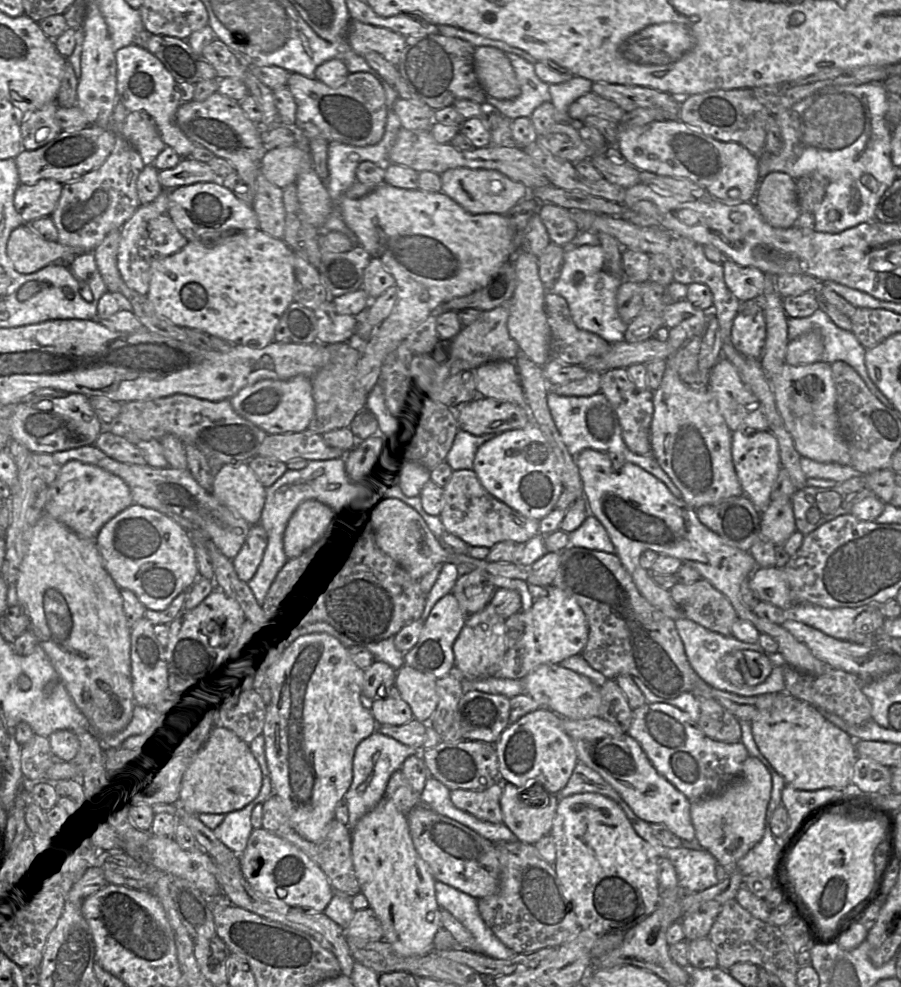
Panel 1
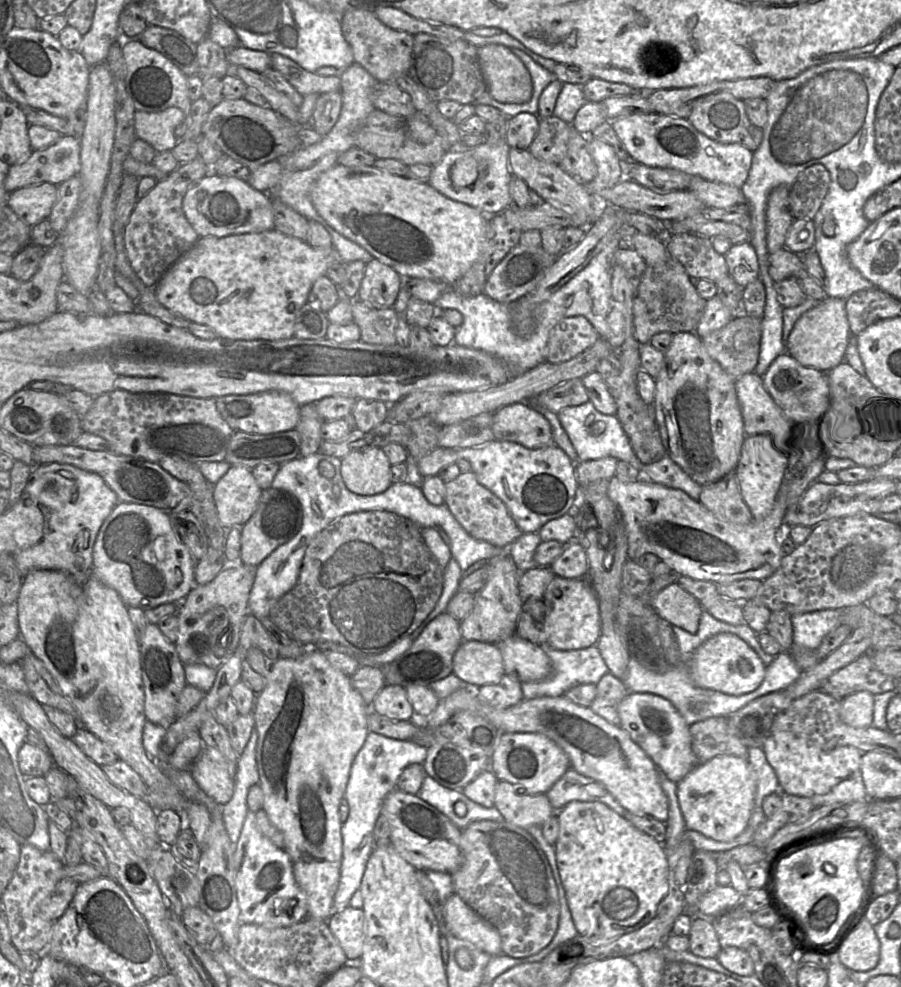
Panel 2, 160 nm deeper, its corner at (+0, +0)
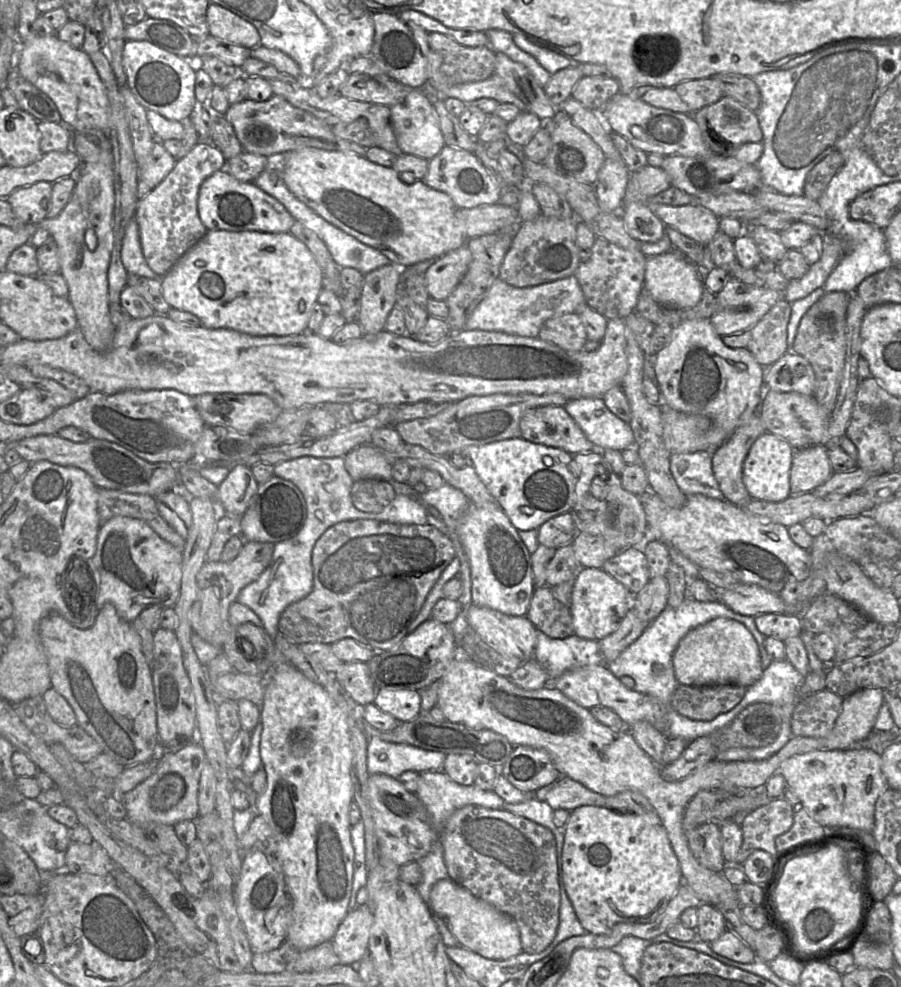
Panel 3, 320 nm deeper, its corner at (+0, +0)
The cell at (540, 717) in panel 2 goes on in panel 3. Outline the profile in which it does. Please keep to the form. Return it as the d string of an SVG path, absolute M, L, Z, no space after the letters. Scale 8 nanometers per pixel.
M458 647L457 656L452 661L452 663L450 664L449 668L445 672L445 674L441 677L440 680L437 680L437 681L439 681L437 705L442 710L442 712L443 712L443 714L445 716L445 719L447 721L449 721L449 722L452 722L452 723L464 724L464 725L466 725L466 726L468 726L470 728L492 730L492 731L494 731L496 733L499 733L499 734L503 735L504 737L506 737L507 740L514 746L529 746L529 747L533 747L533 748L544 750L550 755L550 757L551 757L551 759L553 761L553 764L555 765L556 769L560 772L561 776L567 776L567 777L569 777L569 778L571 778L571 779L573 779L573 780L575 780L577 782L580 782L581 784L583 784L584 786L586 786L590 790L592 790L592 791L594 791L596 793L599 793L599 794L601 794L603 796L614 796L614 795L616 795L616 794L618 794L620 792L623 792L623 791L629 790L629 789L639 791L642 795L644 795L649 800L649 802L651 803L651 805L655 809L655 811L656 811L656 813L657 813L657 815L659 817L660 822L662 823L662 825L664 826L664 828L667 831L667 834L668 834L668 837L670 839L670 843L671 843L672 849L673 849L675 855L677 856L677 859L678 859L679 864L680 864L680 868L681 868L681 872L682 872L682 878L683 878L683 883L688 885L695 892L696 896L699 898L701 903L707 903L707 904L710 904L710 905L712 905L714 907L716 905L718 905L718 904L721 905L722 907L742 907L743 905L741 905L741 903L739 901L737 888L734 885L732 885L725 878L725 876L722 873L717 873L717 872L714 872L714 871L711 871L711 870L705 868L704 866L702 866L694 858L694 856L693 856L693 854L691 852L691 849L689 847L689 844L688 844L687 833L684 831L683 824L682 824L684 810L685 810L685 807L687 806L688 802L697 793L699 793L702 790L722 789L722 790L725 790L725 791L747 791L747 790L750 790L750 789L762 787L764 784L766 785L766 782L768 781L768 779L772 775L774 775L775 773L777 773L779 771L779 767L780 767L781 763L784 760L786 760L787 758L790 758L790 757L792 757L794 755L803 754L803 753L816 751L816 750L845 750L845 749L849 749L853 743L856 743L856 742L866 738L874 730L874 724L876 722L876 718L878 716L878 713L879 713L881 705L884 702L883 690L881 688L869 687L869 688L864 688L864 689L858 690L858 691L854 692L853 694L851 694L851 695L849 695L849 696L847 696L847 697L845 697L843 699L842 708L841 708L840 714L839 714L839 716L838 716L838 718L836 720L836 723L835 723L832 731L825 737L821 737L821 738L805 737L805 736L792 737L790 739L790 741L779 752L777 752L774 756L772 756L772 757L770 757L768 759L765 759L765 760L755 760L755 761L720 761L720 760L713 760L713 761L710 761L709 763L707 763L706 765L704 765L702 768L700 768L700 769L696 770L695 772L693 772L688 777L686 777L684 779L681 779L679 781L676 781L676 782L669 783L669 782L666 782L665 780L662 779L662 777L660 775L660 767L657 766L651 760L651 758L646 754L646 752L639 746L639 744L636 742L635 738L633 737L633 735L631 734L631 732L629 730L627 730L627 729L625 729L625 730L614 730L614 729L612 729L612 728L610 728L608 726L605 726L604 724L600 723L597 719L594 718L594 716L592 715L592 713L591 713L591 711L589 709L586 709L586 708L578 705L576 702L574 702L571 699L569 699L568 697L566 697L560 690L556 689L555 687L553 687L550 684L546 685L546 686L544 686L544 687L542 687L540 689L537 689L537 690L526 690L526 689L523 689L523 688L515 685L514 683L512 683L510 678L498 675L495 672L484 668L483 666L475 663L474 661L472 661L468 657L466 657L466 656L462 655L461 653L459 653L459 651L460 651L460 647Z

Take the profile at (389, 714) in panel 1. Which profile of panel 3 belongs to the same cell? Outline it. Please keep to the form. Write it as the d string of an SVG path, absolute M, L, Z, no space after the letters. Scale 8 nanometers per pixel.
M377 689L373 703L399 722L410 721L421 713L420 692L416 690Z

